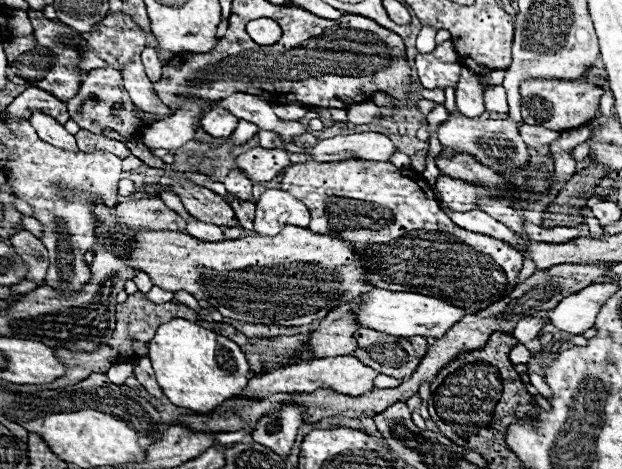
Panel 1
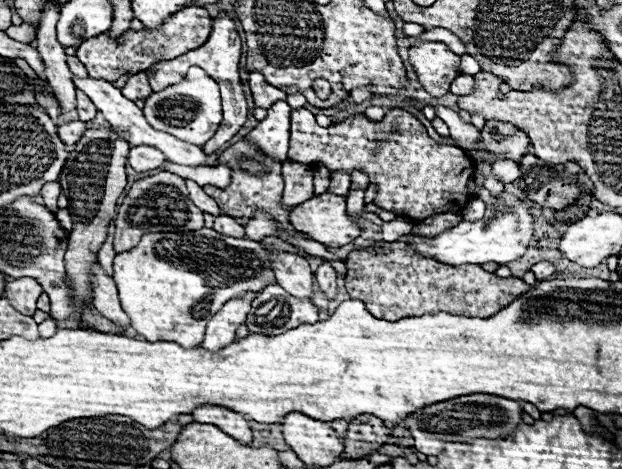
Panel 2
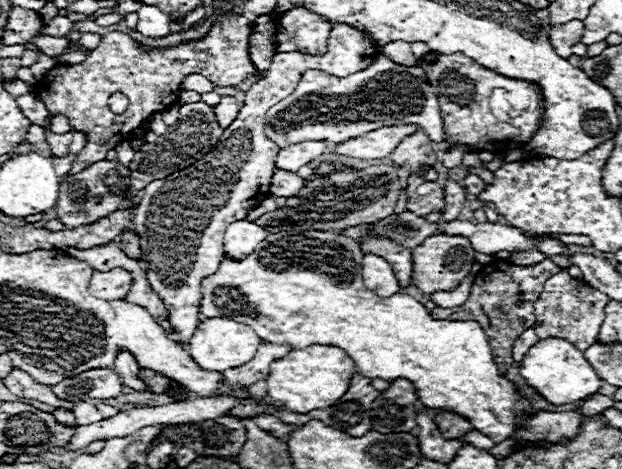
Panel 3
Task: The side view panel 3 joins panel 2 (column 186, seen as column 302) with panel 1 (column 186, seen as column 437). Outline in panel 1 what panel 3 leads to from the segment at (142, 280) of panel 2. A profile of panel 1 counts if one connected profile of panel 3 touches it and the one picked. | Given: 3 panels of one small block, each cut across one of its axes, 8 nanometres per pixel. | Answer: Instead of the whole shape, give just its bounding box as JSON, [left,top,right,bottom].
[148,318,252,414]

